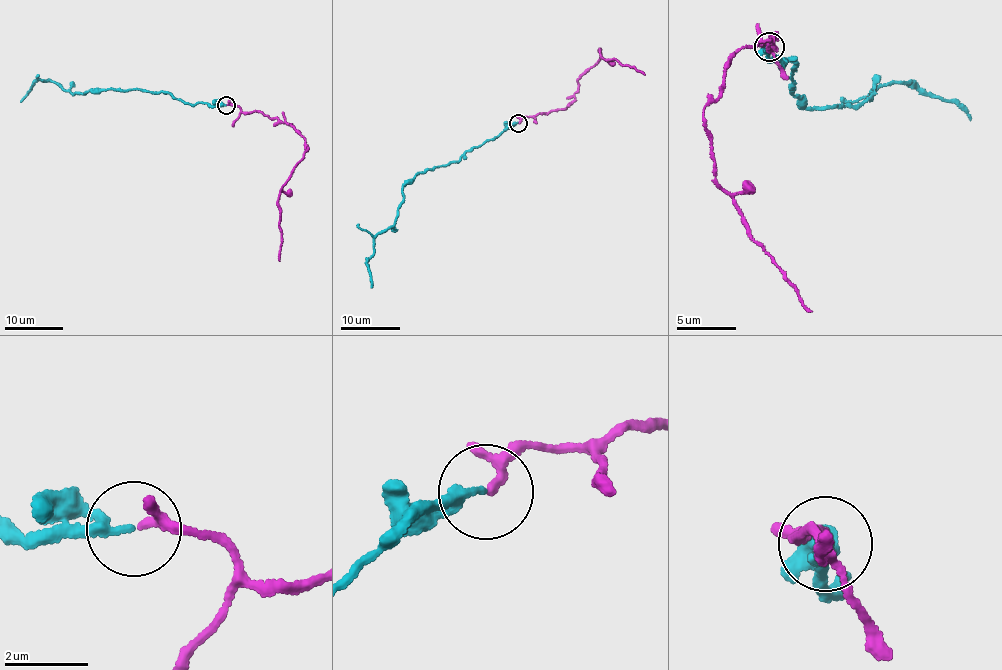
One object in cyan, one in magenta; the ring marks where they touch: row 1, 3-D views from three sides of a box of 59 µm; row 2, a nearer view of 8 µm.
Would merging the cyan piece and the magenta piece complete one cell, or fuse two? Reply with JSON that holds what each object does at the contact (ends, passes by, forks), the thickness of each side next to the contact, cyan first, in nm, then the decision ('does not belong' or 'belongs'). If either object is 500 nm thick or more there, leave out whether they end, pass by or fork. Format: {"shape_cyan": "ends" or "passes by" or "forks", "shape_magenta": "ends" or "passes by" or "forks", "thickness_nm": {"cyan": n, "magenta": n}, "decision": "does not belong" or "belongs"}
{"shape_cyan": "ends", "shape_magenta": "passes by", "thickness_nm": {"cyan": 200, "magenta": 160}, "decision": "belongs"}

